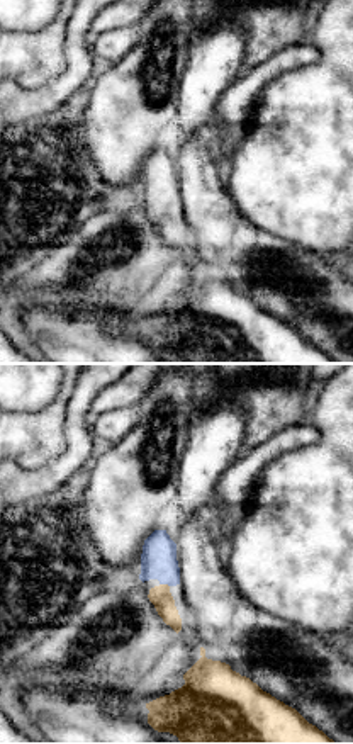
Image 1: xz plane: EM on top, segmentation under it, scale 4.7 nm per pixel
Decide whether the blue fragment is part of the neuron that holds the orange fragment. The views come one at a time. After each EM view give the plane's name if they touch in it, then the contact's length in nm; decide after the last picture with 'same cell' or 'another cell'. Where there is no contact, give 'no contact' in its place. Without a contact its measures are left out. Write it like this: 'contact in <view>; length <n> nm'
contact in xz; length 50 nm

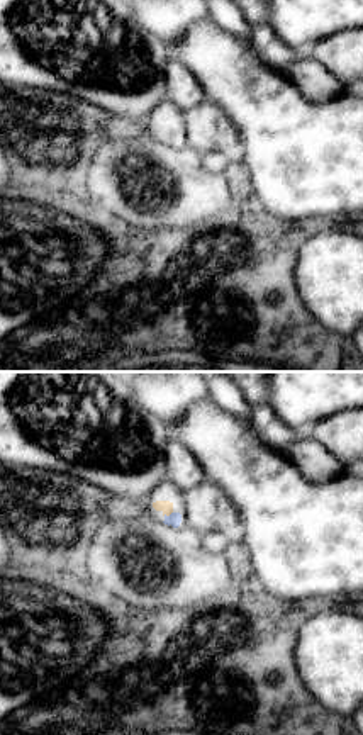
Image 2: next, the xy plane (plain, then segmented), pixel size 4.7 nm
contact in xy; length 50 nm

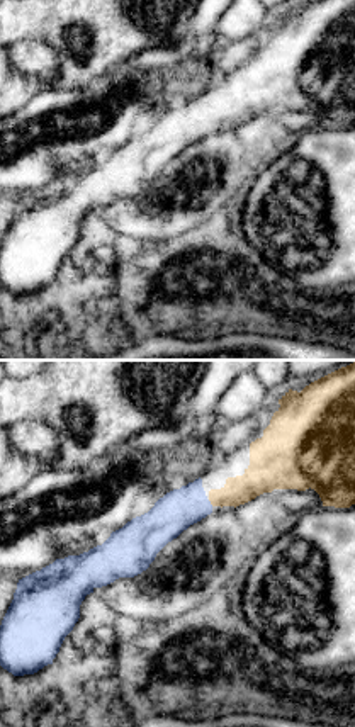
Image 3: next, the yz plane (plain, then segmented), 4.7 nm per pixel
contact in yz; length 40 nm

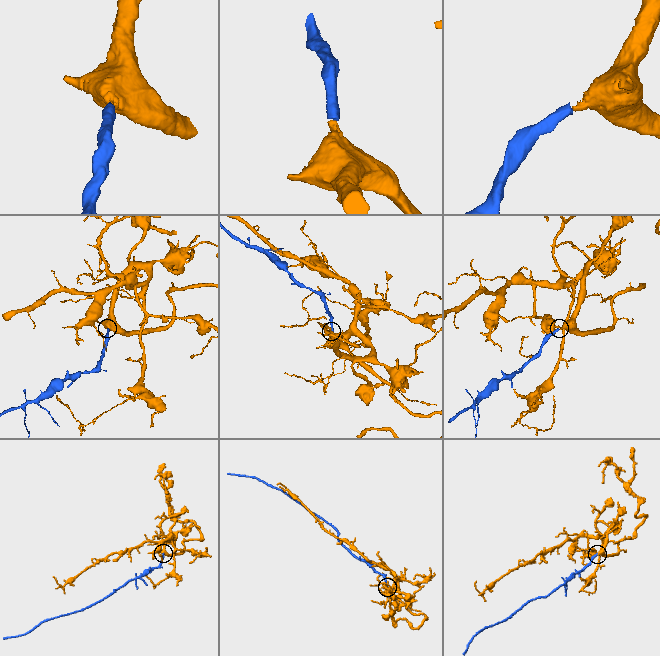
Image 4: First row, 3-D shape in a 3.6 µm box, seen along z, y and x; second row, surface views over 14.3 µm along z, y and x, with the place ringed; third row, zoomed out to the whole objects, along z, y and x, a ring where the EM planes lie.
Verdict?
same cell

